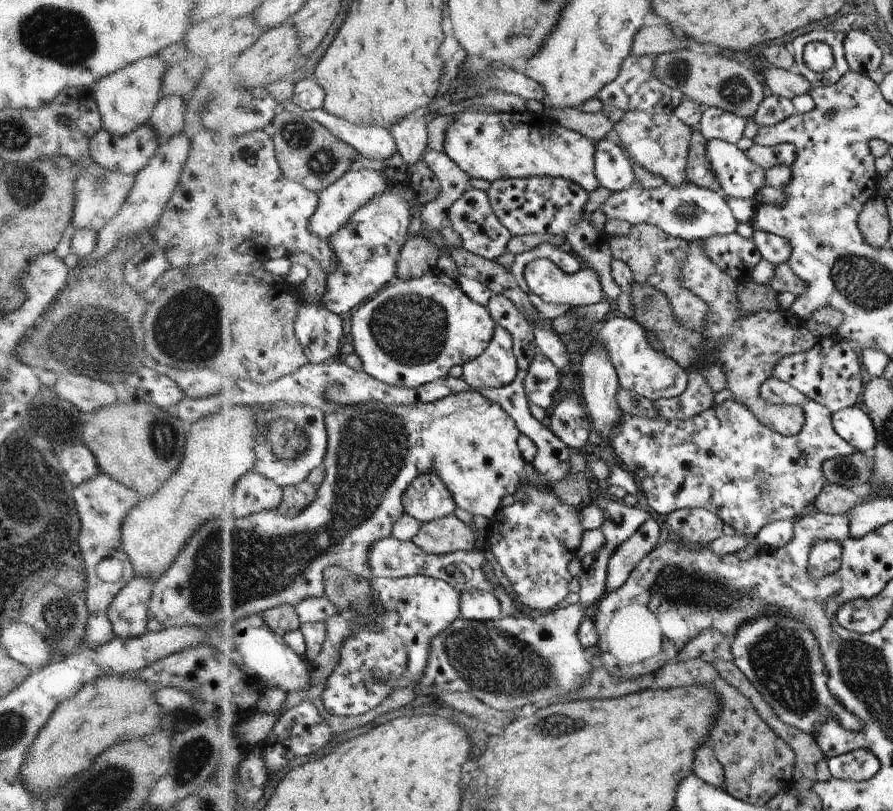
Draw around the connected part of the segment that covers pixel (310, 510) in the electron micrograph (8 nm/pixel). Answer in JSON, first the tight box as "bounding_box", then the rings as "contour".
{"bounding_box":[147,390,548,630],"contour":[[[477,390],[452,394],[448,398],[444,398],[444,400],[438,400],[430,404],[418,403],[414,406],[398,406],[396,404],[386,404],[386,402],[379,403],[378,400],[366,402],[366,404],[356,404],[356,406],[346,406],[344,410],[338,410],[334,414],[329,414],[326,424],[329,426],[330,433],[330,448],[328,449],[328,456],[326,456],[325,462],[327,477],[324,484],[320,486],[320,493],[316,502],[306,508],[300,516],[292,516],[292,518],[282,514],[279,510],[263,510],[261,513],[253,514],[248,518],[234,516],[232,518],[214,518],[214,520],[206,522],[190,538],[190,542],[186,543],[186,548],[180,552],[178,558],[174,560],[174,564],[166,571],[166,574],[156,584],[153,584],[152,596],[150,596],[147,610],[148,618],[158,620],[164,626],[164,629],[193,626],[196,628],[204,627],[210,630],[210,628],[216,628],[219,624],[231,624],[234,626],[236,622],[240,622],[244,618],[265,613],[267,610],[284,606],[284,604],[292,604],[292,606],[296,607],[301,602],[304,602],[304,600],[308,600],[308,598],[327,596],[325,589],[326,570],[332,566],[344,567],[362,574],[364,578],[372,580],[374,572],[372,572],[372,566],[370,566],[370,552],[372,552],[373,546],[377,542],[384,540],[384,538],[392,537],[396,522],[402,520],[404,514],[407,513],[404,501],[406,492],[417,481],[417,478],[424,476],[424,474],[430,474],[430,472],[438,472],[438,476],[442,480],[446,480],[446,484],[448,484],[448,488],[454,494],[459,508],[467,510],[472,516],[482,514],[482,516],[486,516],[486,518],[491,520],[492,516],[496,514],[496,508],[502,502],[502,498],[508,496],[508,494],[514,495],[514,488],[516,486],[530,484],[530,486],[540,488],[542,492],[548,492],[542,486],[542,475],[537,473],[535,468],[532,468],[532,464],[528,464],[528,461],[524,462],[524,458],[520,456],[520,450],[518,450],[518,445],[516,445],[520,431],[518,431],[512,416],[509,416],[498,402],[486,398],[484,394],[480,394]]]}

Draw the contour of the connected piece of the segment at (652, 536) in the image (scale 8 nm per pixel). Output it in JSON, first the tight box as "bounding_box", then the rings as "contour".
{"bounding_box":[606,518,660,592],"contour":[[[650,518],[636,531],[636,534],[622,542],[608,560],[606,576],[607,592],[614,592],[629,580],[634,569],[645,557],[653,552],[660,537],[660,526],[656,519]]]}

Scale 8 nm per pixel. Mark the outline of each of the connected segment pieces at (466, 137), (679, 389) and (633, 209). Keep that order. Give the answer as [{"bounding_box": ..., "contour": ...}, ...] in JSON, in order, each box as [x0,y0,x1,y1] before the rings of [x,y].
[{"bounding_box":[445,112,601,192],"contour":[[[462,112],[447,128],[445,151],[472,178],[494,182],[503,178],[562,177],[593,192],[601,186],[596,172],[597,143],[566,129],[546,113]]]},{"bounding_box":[593,316,687,401],"contour":[[[616,316],[606,320],[598,330],[598,334],[594,336],[593,342],[600,342],[606,348],[608,358],[616,368],[619,386],[624,390],[632,390],[651,401],[674,398],[686,390],[687,371],[676,364],[663,350],[652,348],[648,342],[647,330],[634,319]]]},{"bounding_box":[599,182,739,243],"contour":[[[663,182],[658,188],[650,189],[642,188],[640,185],[630,185],[627,189],[614,191],[599,208],[606,214],[607,219],[616,218],[632,226],[656,225],[665,230],[666,234],[685,240],[687,243],[736,232],[739,224],[728,204],[724,202],[721,192],[712,192],[692,182],[682,186],[670,186]]]}]

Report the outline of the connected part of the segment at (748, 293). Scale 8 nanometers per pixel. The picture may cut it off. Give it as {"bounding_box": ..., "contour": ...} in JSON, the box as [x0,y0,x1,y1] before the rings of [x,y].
{"bounding_box":[736,281,786,314],"contour":[[[754,281],[738,284],[736,296],[742,310],[748,311],[749,314],[762,309],[786,311],[778,302],[778,292],[770,285],[761,285]]]}

